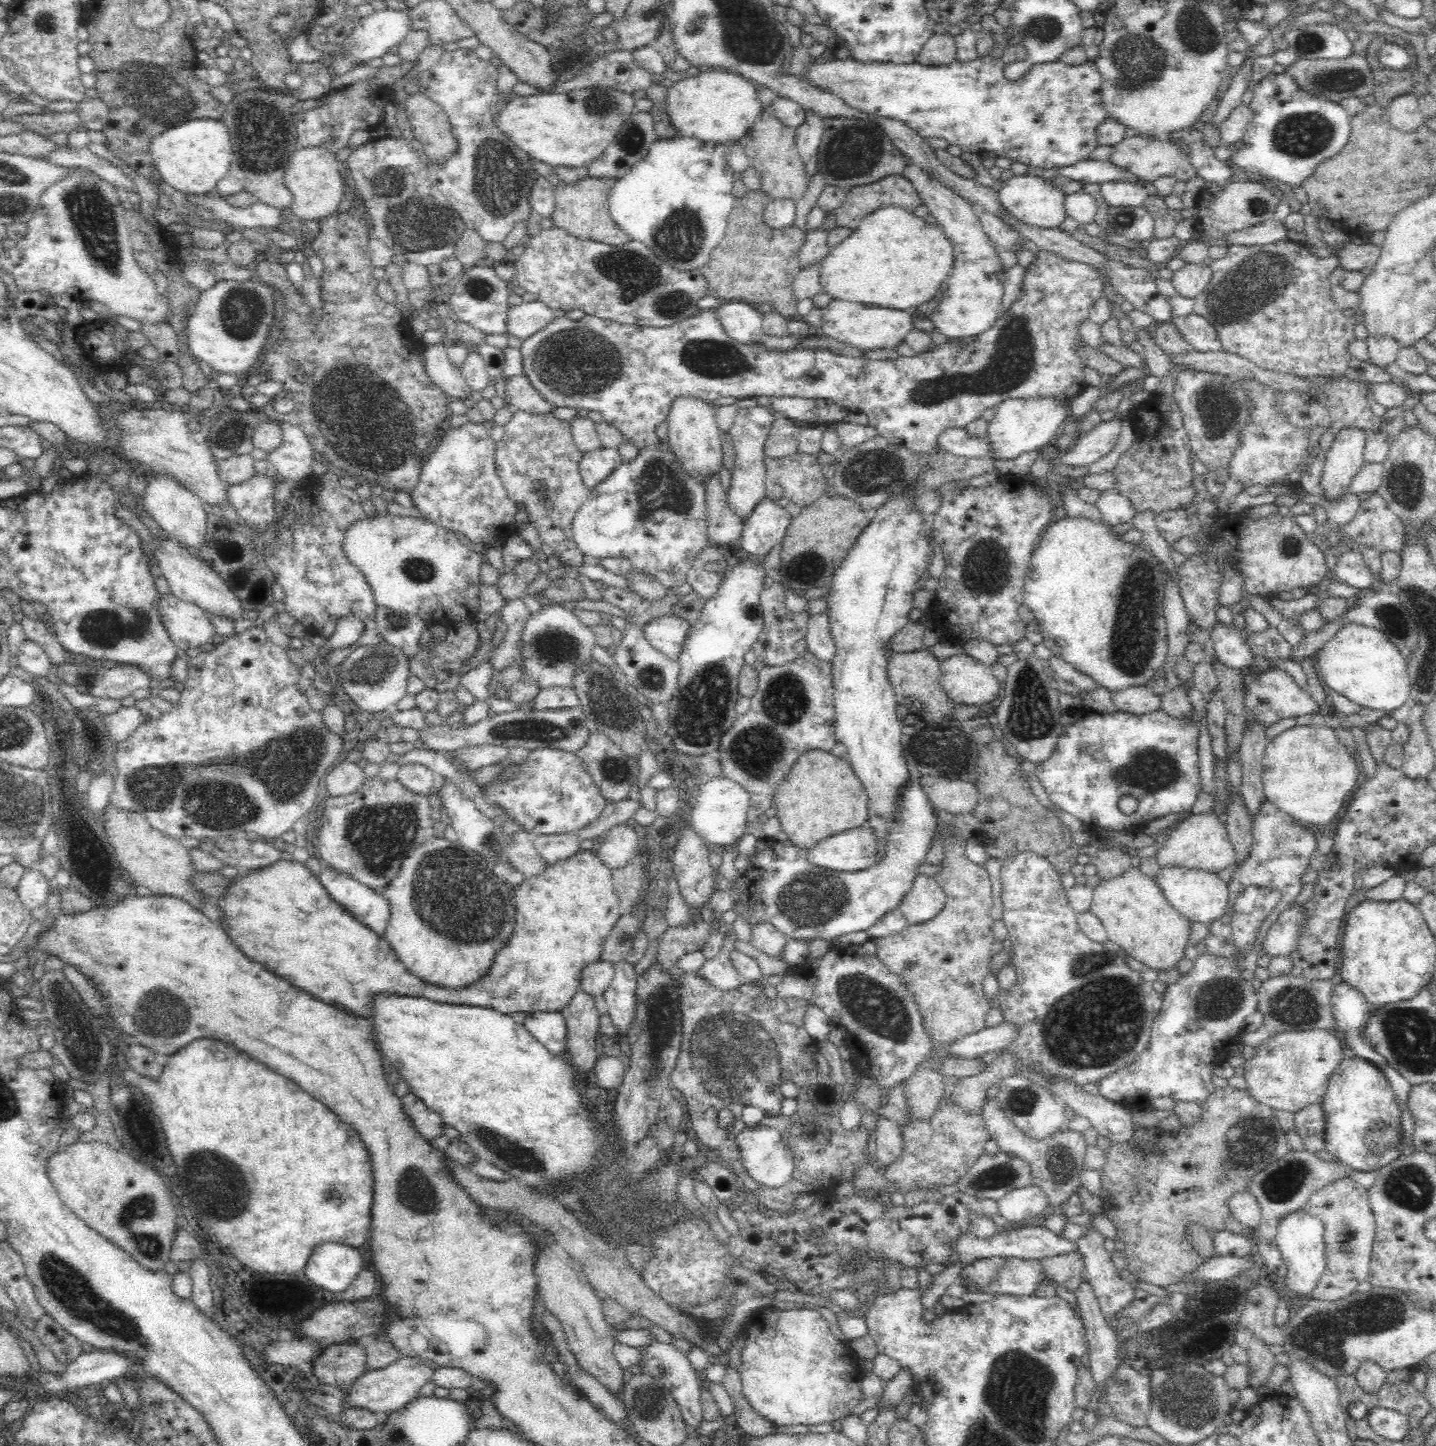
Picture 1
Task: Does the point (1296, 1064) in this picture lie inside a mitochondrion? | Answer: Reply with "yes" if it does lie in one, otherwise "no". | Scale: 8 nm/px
yes

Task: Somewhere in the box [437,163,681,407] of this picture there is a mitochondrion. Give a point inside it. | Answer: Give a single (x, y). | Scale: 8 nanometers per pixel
(578, 362)

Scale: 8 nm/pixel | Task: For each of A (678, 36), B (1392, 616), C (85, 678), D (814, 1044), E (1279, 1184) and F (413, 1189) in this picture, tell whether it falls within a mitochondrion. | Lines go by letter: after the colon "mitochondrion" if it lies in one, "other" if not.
A: other
B: mitochondrion
C: mitochondrion
D: other
E: mitochondrion
F: mitochondrion

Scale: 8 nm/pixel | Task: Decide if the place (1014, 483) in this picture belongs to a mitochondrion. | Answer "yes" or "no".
no

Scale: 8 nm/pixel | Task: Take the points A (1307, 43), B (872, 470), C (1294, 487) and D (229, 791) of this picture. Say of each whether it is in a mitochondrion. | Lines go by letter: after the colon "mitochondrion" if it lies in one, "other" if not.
A: mitochondrion
B: mitochondrion
C: other
D: mitochondrion

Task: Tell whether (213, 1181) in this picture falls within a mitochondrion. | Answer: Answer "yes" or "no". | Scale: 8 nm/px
yes

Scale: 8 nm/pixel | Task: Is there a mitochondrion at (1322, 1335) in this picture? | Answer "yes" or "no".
yes

